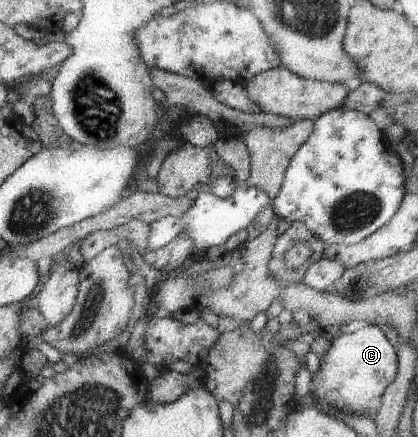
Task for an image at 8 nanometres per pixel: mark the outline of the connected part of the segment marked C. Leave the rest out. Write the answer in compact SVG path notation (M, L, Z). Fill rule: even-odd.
M364 325L358 331L342 333L335 338L330 331L330 347L322 355L318 373L312 373L309 399L315 401L314 407L326 415L335 410L342 413L363 415L373 418L373 411L367 407L370 400L381 398L396 379L398 357L392 343L386 338L383 327Z

